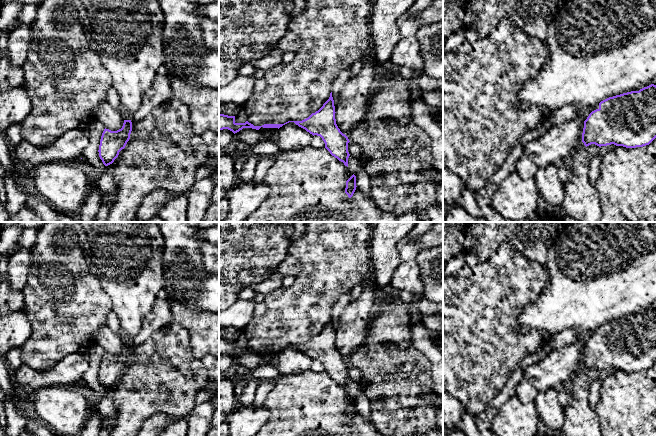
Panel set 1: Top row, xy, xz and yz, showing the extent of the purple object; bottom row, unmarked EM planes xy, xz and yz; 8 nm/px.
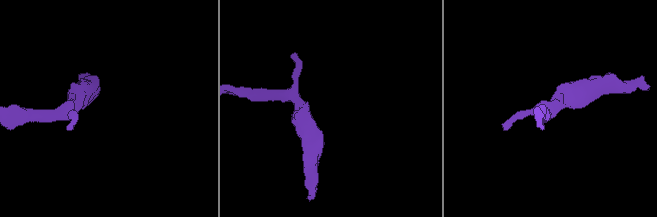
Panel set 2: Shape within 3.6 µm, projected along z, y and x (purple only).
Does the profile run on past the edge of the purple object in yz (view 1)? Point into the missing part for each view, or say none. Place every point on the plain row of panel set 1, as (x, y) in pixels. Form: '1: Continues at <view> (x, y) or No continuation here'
1: No continuation here

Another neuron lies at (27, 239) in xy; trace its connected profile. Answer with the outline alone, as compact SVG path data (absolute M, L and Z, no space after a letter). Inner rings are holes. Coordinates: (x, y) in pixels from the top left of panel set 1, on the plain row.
M26 228L23 231L23 234L20 236L16 243L14 252L18 252L21 249L30 249L36 241L38 234L38 229L36 228Z

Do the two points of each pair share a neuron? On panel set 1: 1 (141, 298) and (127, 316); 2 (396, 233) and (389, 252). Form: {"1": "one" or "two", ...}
{"1": "one", "2": "one"}

